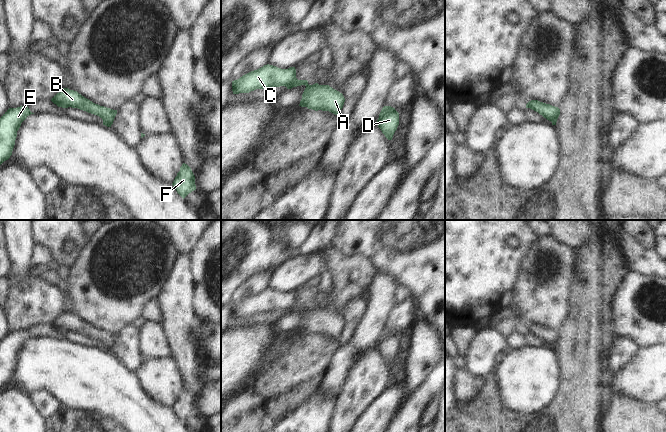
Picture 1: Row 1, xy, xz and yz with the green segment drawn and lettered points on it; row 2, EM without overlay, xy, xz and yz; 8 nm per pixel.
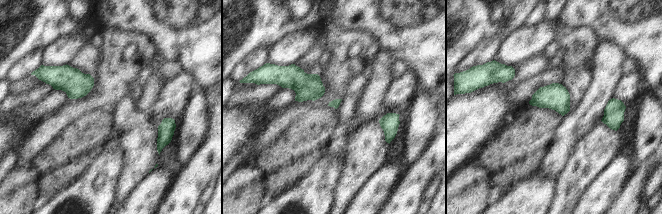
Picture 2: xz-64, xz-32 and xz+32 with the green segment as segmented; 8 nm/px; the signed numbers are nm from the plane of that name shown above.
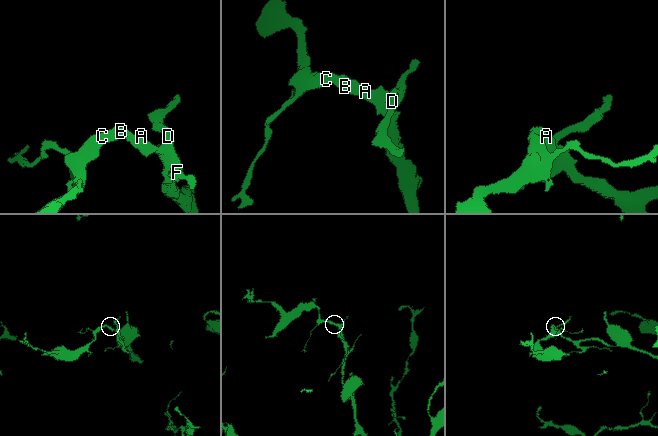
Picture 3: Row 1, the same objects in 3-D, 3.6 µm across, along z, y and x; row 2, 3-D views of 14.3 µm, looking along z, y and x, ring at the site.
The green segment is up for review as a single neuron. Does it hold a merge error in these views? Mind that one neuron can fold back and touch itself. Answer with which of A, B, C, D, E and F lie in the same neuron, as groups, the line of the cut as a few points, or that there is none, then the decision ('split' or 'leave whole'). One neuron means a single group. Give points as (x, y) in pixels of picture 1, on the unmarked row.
A B C D E F; no cut; leave whole

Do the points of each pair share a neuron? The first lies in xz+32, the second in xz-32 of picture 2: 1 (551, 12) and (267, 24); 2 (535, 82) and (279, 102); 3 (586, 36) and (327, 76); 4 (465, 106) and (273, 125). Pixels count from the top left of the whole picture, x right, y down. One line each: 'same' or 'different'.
1: same
2: same
3: same
4: different

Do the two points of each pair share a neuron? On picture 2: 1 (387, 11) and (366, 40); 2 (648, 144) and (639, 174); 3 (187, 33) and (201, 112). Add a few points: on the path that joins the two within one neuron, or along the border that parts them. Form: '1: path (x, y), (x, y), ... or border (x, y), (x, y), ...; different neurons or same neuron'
1: border (347, 29), (367, 31), (376, 40), (380, 50); different neurons
2: border (651, 152), (633, 168); different neurons
3: border (197, 89), (204, 92); different neurons

